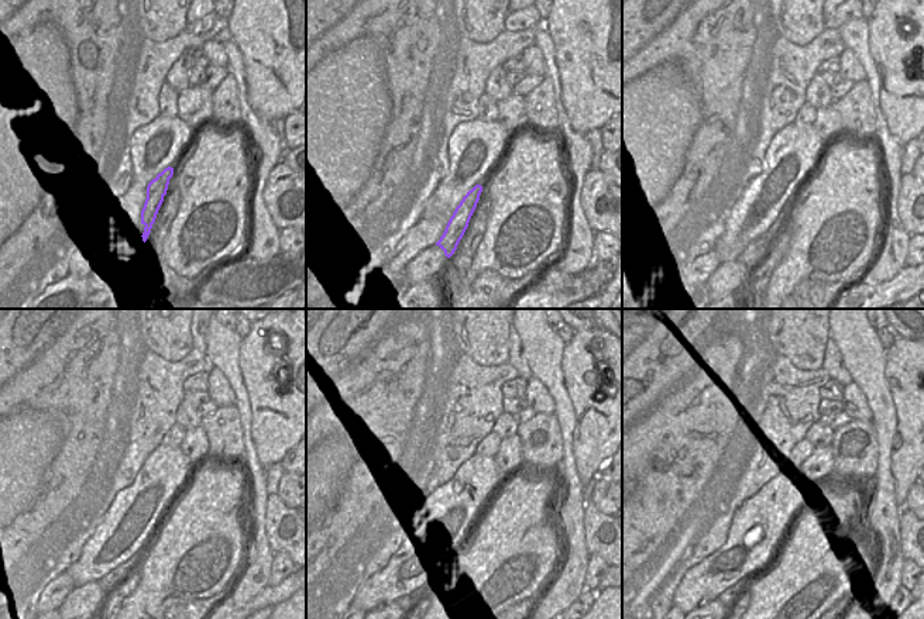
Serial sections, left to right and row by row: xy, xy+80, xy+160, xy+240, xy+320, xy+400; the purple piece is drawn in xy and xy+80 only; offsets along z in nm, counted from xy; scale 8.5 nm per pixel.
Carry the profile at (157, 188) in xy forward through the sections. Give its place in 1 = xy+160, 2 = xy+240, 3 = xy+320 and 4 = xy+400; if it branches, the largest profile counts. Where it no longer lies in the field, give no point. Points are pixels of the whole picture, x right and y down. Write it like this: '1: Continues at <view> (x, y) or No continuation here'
1: Continues at xy+160 (759, 247)
2: Continues at xy+240 (114, 577)
3: Continues at xy+320 (416, 595)
4: Continues at xy+400 (732, 592).

